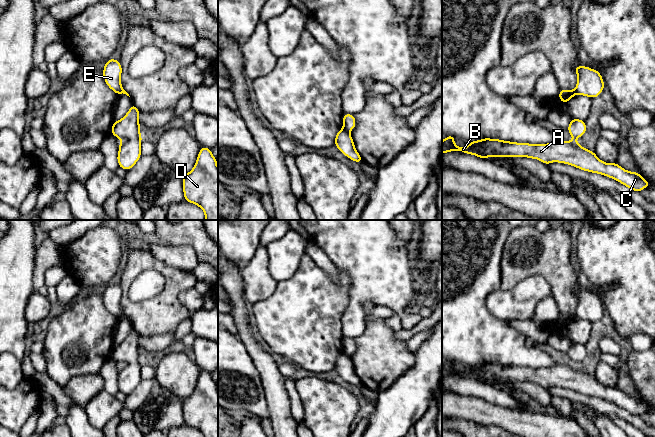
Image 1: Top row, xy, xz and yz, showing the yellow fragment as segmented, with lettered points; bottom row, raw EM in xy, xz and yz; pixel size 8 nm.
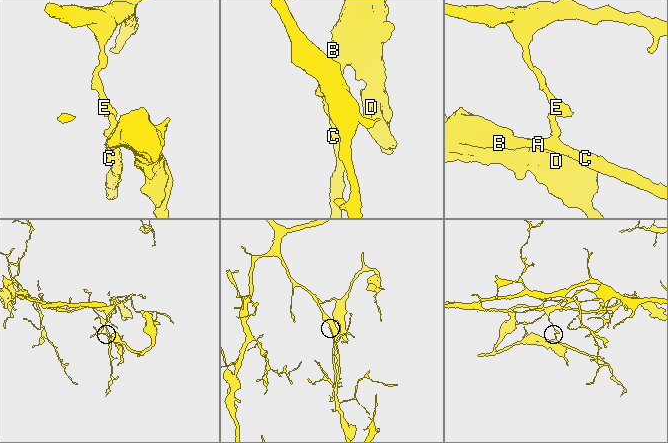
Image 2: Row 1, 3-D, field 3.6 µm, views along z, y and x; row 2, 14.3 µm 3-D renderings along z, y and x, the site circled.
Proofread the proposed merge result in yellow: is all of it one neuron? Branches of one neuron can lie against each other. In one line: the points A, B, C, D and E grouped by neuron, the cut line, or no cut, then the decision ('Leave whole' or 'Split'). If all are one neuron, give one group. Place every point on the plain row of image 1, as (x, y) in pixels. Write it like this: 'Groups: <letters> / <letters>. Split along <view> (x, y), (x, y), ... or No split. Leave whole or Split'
Groups: A B C D / E. Split along xz (343, 352), (348, 356). Split

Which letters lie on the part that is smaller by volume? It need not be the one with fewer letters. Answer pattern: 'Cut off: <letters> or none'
Cut off: A, B, C, D

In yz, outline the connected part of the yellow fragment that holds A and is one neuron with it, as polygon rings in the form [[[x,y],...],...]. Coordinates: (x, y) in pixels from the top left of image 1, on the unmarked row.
[[[572,342],[567,353],[569,358],[574,362],[572,365],[555,364],[554,366],[548,368],[538,369],[530,367],[510,366],[500,363],[484,362],[478,365],[469,365],[468,371],[458,371],[454,367],[454,363],[456,361],[452,359],[447,359],[447,362],[442,364],[442,378],[451,375],[460,375],[465,378],[476,379],[481,383],[486,383],[487,381],[527,381],[540,384],[546,389],[552,386],[558,386],[574,390],[587,396],[601,398],[618,405],[619,407],[625,409],[626,411],[635,416],[640,416],[641,414],[651,409],[651,407],[646,405],[638,396],[627,395],[621,390],[619,390],[616,386],[605,387],[600,384],[593,375],[587,374],[586,372],[580,370],[577,367],[576,363],[585,358],[587,354],[585,345]]]

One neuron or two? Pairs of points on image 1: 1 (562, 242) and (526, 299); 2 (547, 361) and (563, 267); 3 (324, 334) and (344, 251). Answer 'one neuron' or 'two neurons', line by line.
1: two neurons
2: two neurons
3: two neurons

